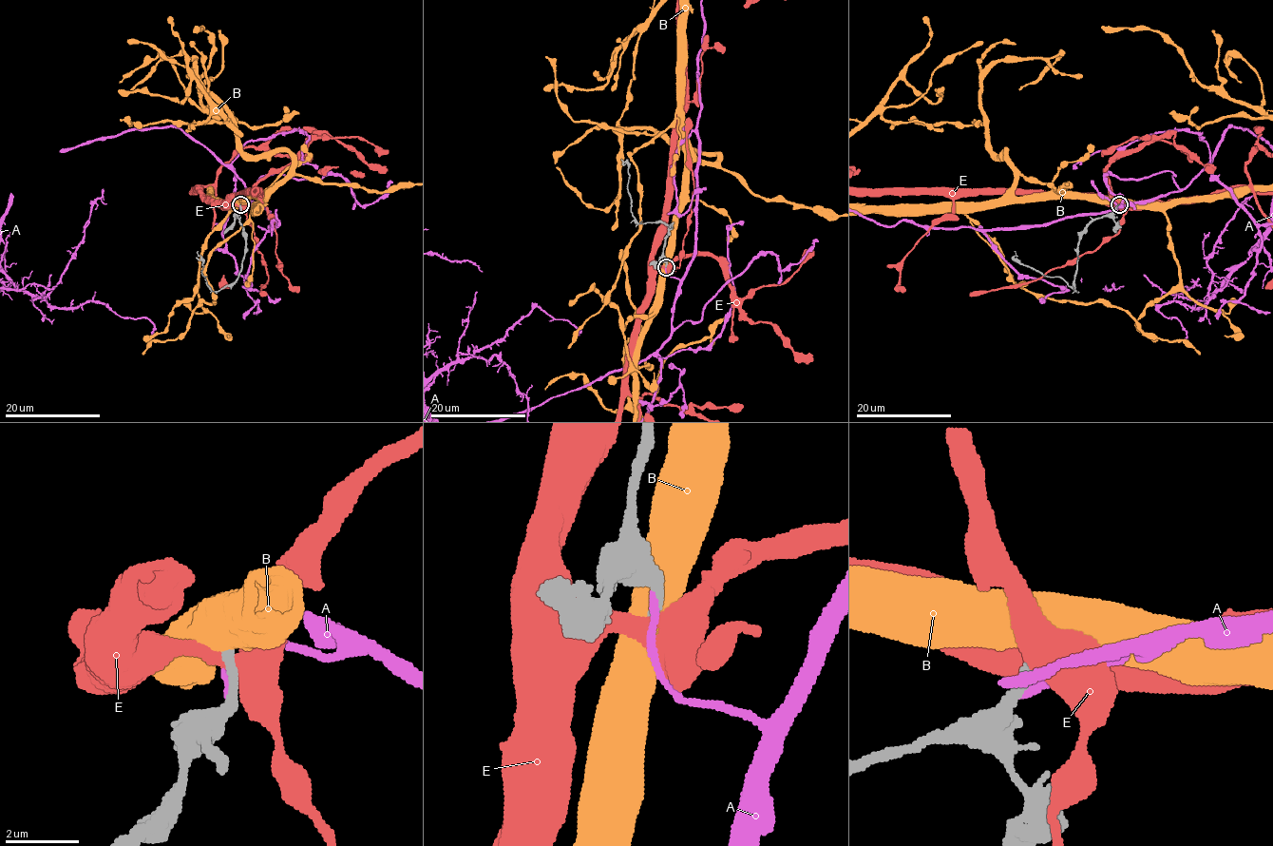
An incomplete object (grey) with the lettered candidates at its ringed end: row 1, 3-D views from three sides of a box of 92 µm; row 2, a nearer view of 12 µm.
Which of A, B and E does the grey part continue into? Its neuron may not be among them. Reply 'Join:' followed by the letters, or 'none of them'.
Join: none of them

